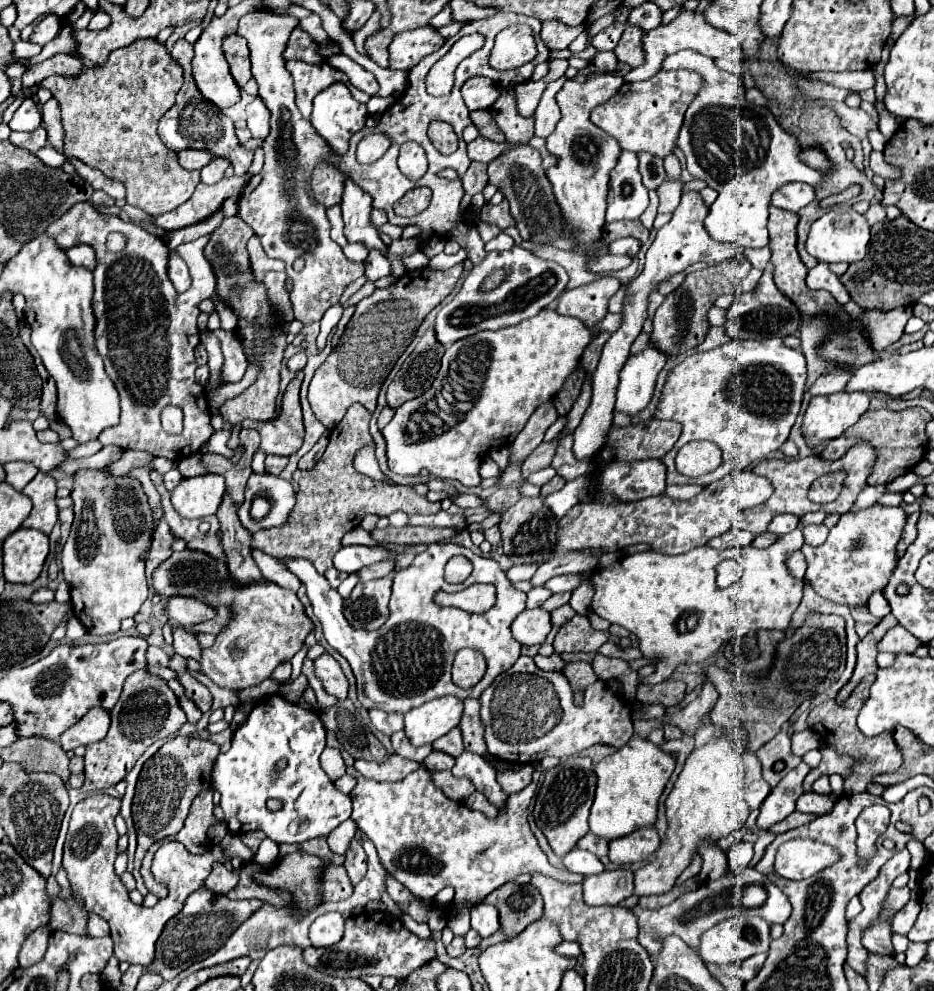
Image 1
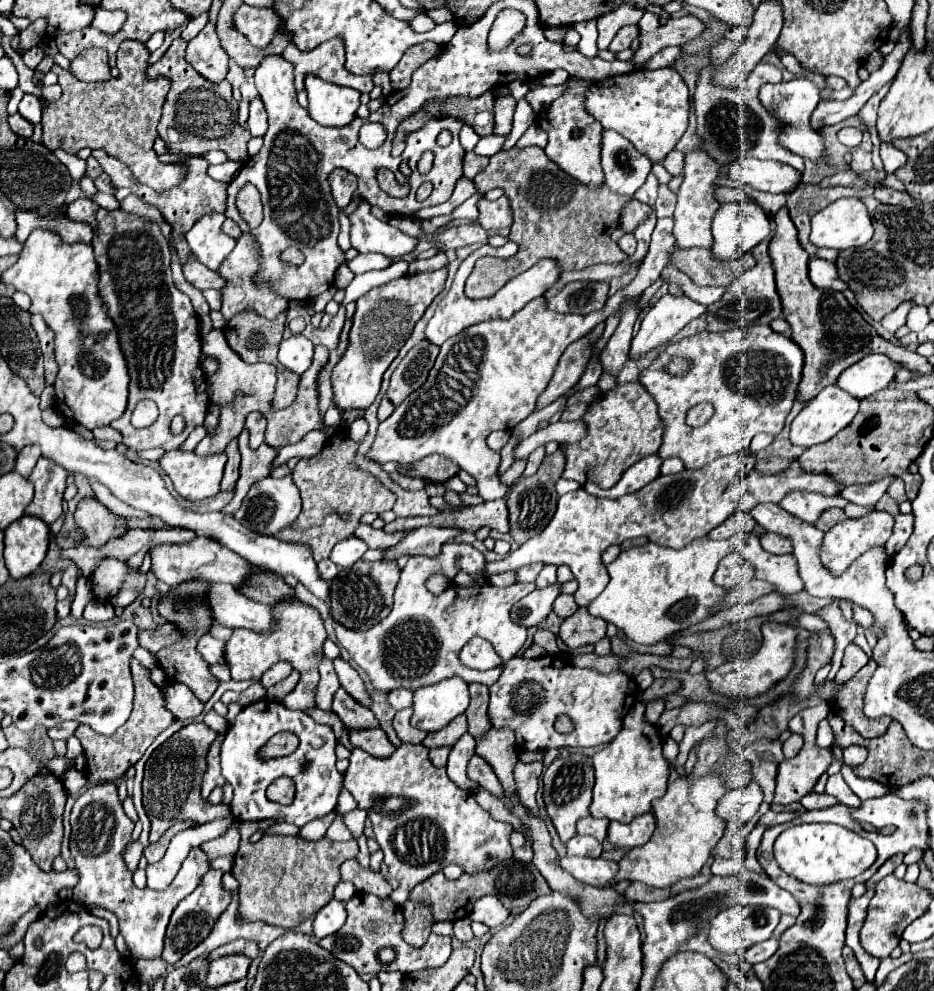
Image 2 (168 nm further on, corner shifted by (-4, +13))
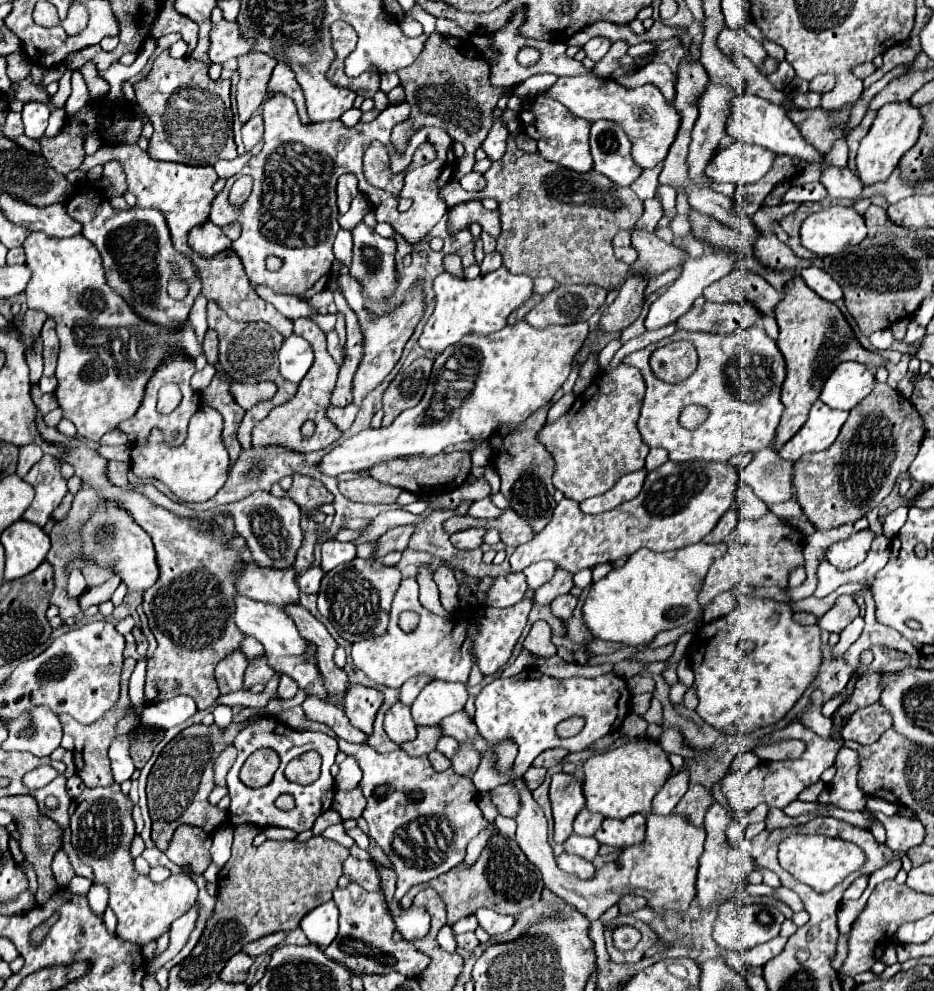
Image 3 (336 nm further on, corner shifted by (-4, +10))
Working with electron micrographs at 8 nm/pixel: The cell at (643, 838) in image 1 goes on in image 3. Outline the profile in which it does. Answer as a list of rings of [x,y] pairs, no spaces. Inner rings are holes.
[[[631,815],[627,819],[605,819],[595,839],[603,845],[611,845],[615,849],[625,849],[631,845],[639,845],[645,841],[645,825],[647,819],[643,815]]]

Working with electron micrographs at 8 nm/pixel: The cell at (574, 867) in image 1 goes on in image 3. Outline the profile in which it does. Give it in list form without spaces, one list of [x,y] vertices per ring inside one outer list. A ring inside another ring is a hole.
[[[571,835],[565,843],[563,843],[565,851],[567,853],[573,853],[573,855],[579,855],[587,861],[593,861],[597,851],[599,851],[599,841],[595,837],[581,837],[581,835]]]

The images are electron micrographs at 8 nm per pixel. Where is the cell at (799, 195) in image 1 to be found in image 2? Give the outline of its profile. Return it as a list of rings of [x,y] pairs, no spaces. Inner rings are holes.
[[[737,158],[735,162],[731,162],[729,178],[737,184],[747,184],[755,190],[771,194],[791,192],[801,182],[801,174],[797,174],[791,166],[777,160],[757,158]]]

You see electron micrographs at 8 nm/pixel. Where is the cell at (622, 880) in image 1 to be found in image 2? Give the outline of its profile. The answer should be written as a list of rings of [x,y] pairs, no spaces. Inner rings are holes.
[[[565,856],[559,860],[559,864],[579,882],[597,888],[605,888],[607,882],[611,882],[615,870],[619,868],[617,862],[609,862],[603,858],[581,858],[581,856]]]

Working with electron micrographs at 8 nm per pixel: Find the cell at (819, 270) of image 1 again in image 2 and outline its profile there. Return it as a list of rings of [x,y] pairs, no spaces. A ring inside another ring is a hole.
[[[811,258],[809,260],[809,278],[817,288],[823,288],[823,290],[843,292],[847,288],[847,284],[839,278],[839,274],[835,270],[835,264],[829,260]]]

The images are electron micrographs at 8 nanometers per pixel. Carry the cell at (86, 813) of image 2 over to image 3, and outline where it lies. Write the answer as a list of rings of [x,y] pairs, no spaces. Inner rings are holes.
[[[117,783],[111,787],[83,789],[79,797],[71,801],[71,845],[79,859],[95,873],[93,883],[109,889],[109,907],[119,919],[117,935],[143,949],[147,943],[157,941],[171,923],[181,917],[197,899],[197,883],[191,869],[183,867],[163,883],[153,883],[149,877],[137,875],[133,859],[129,855],[129,843],[135,837],[135,823],[131,819],[133,803],[125,797]]]

